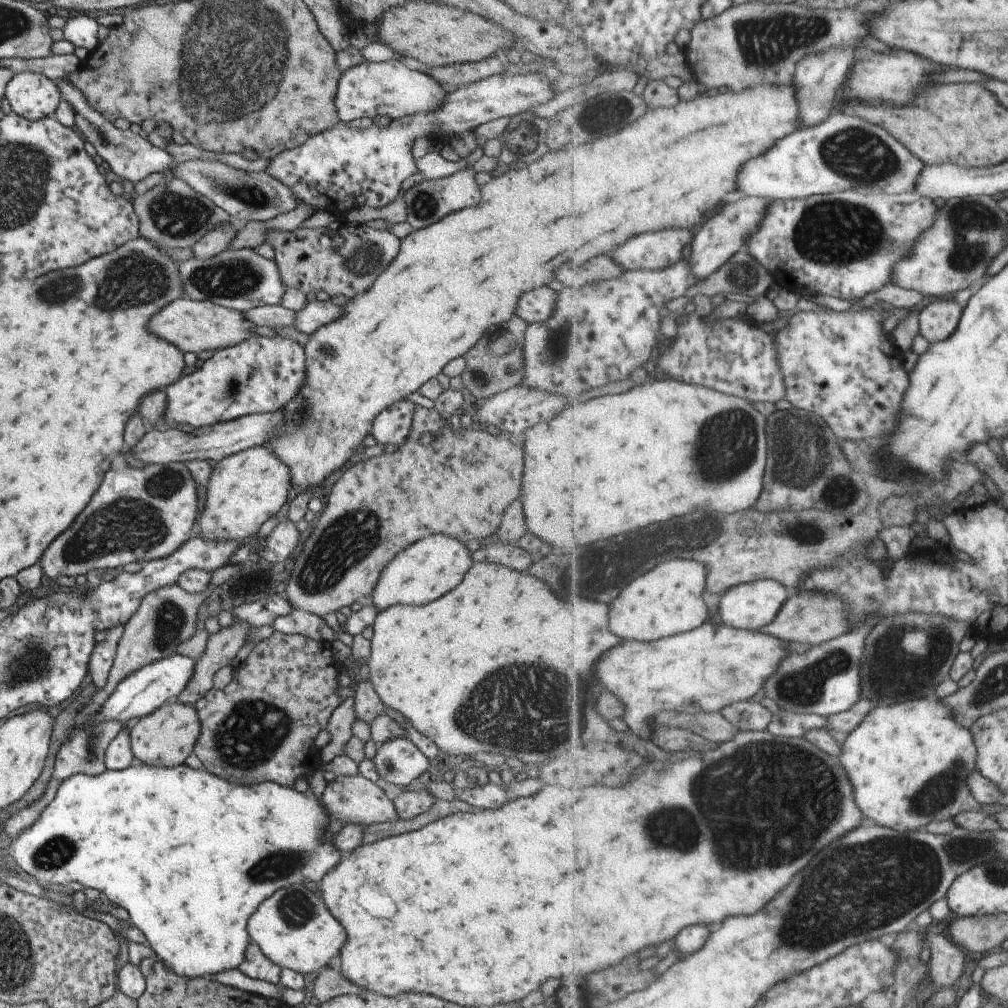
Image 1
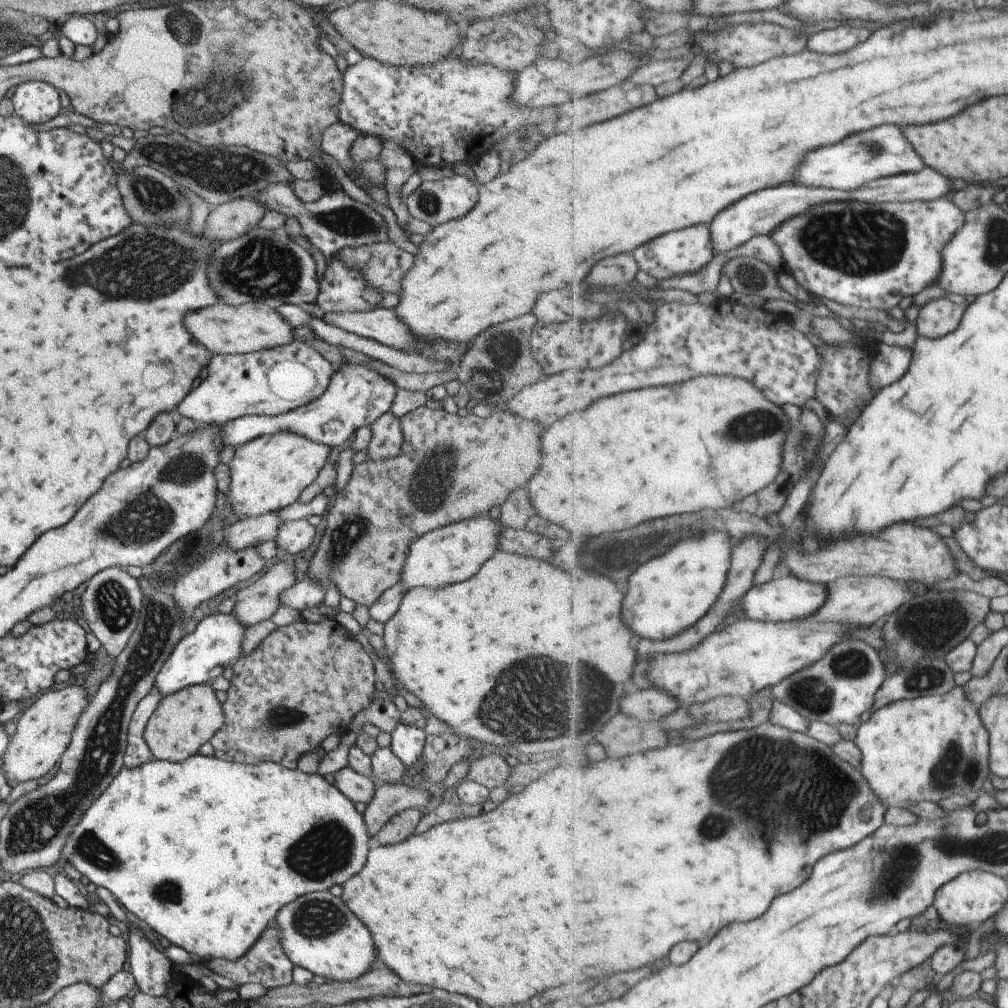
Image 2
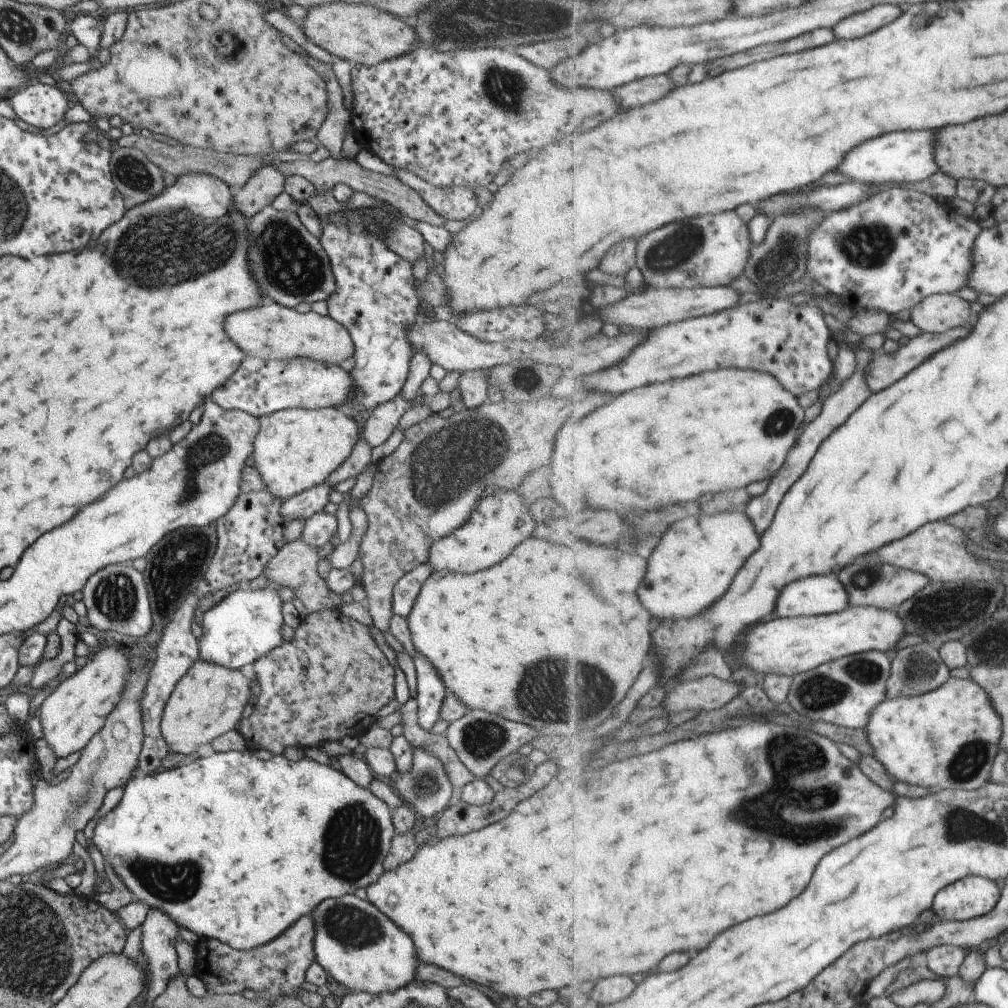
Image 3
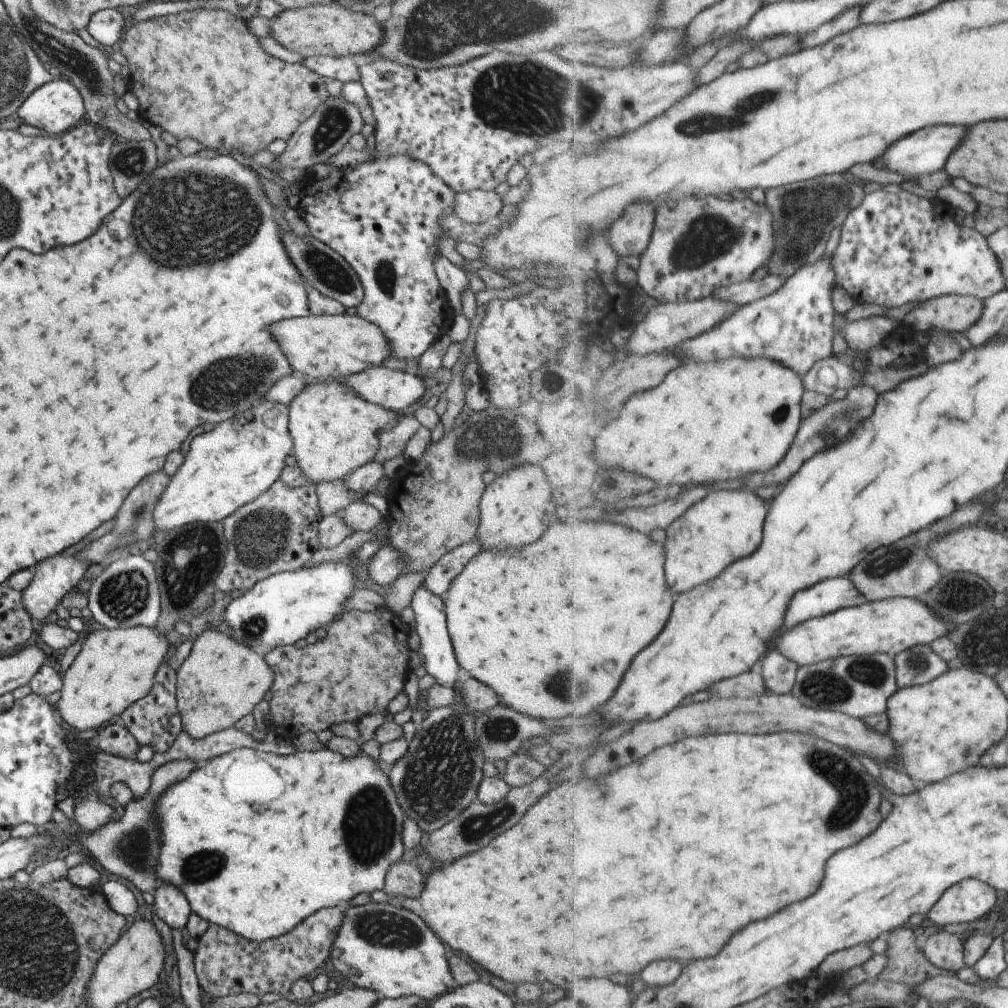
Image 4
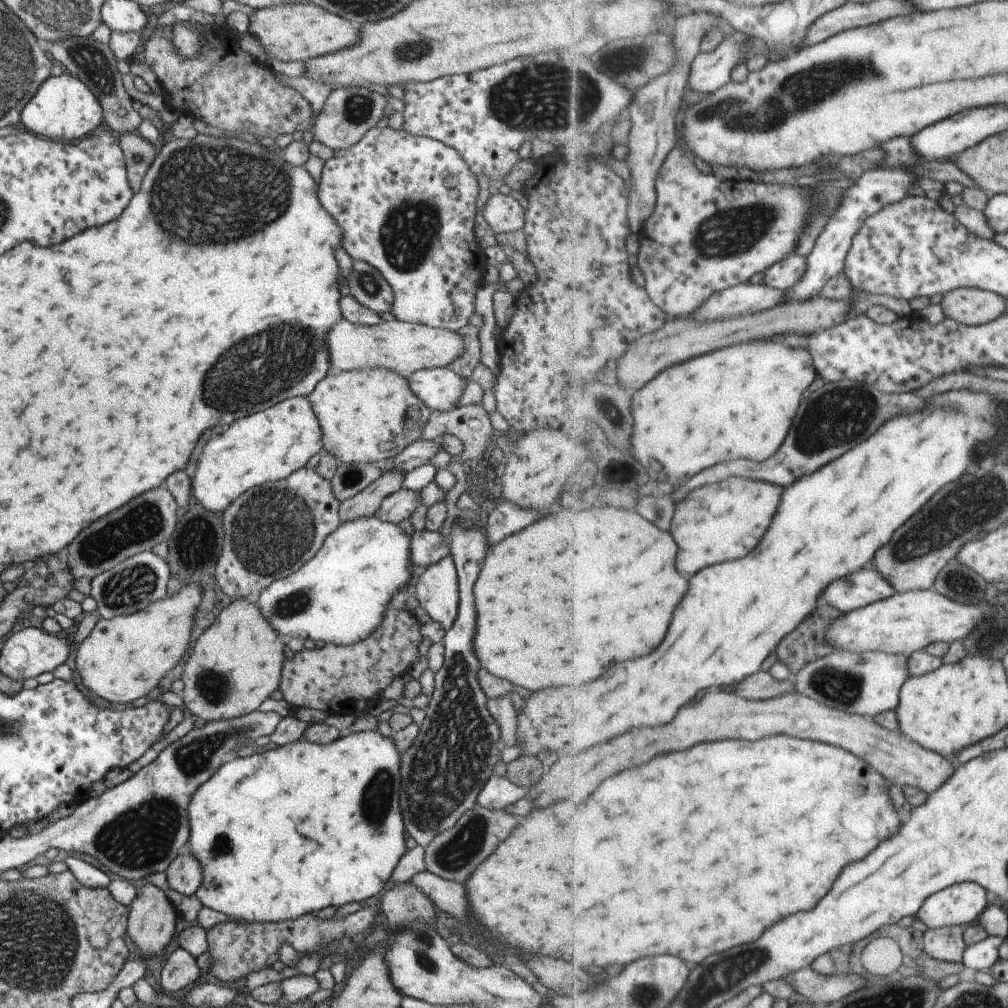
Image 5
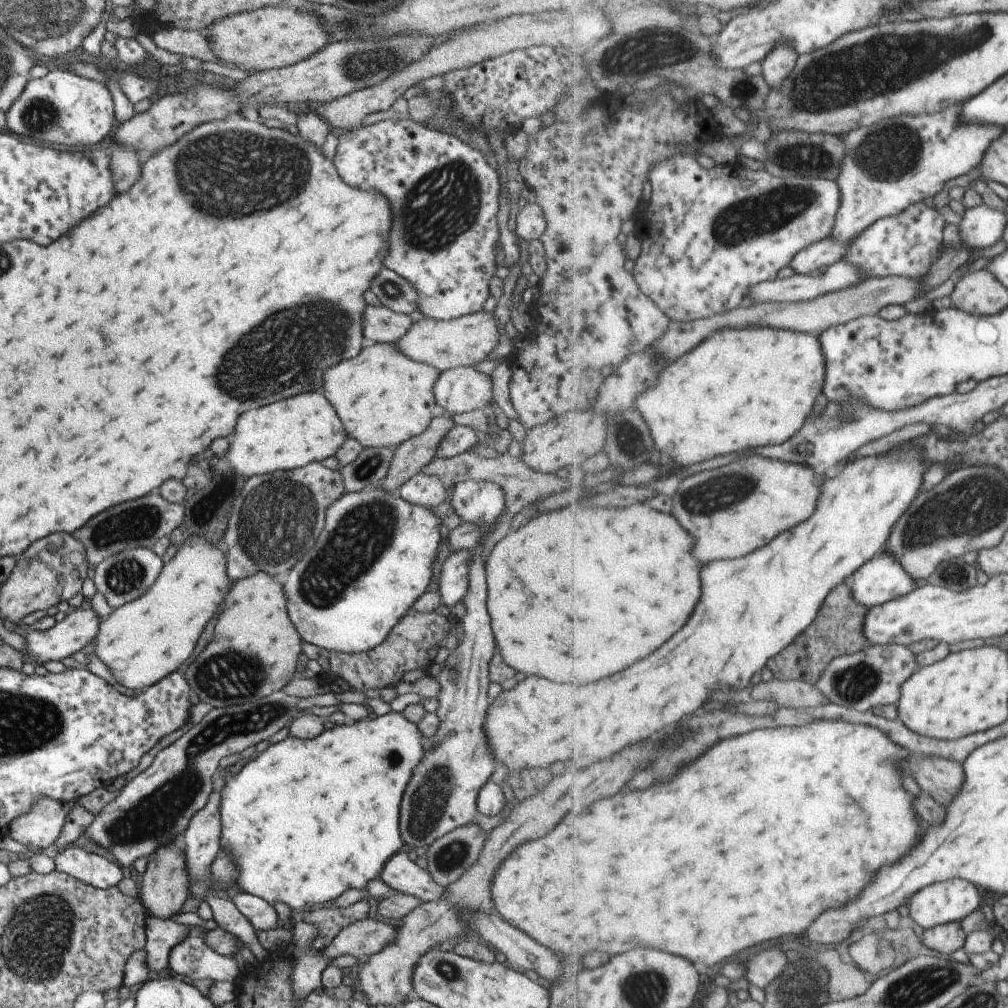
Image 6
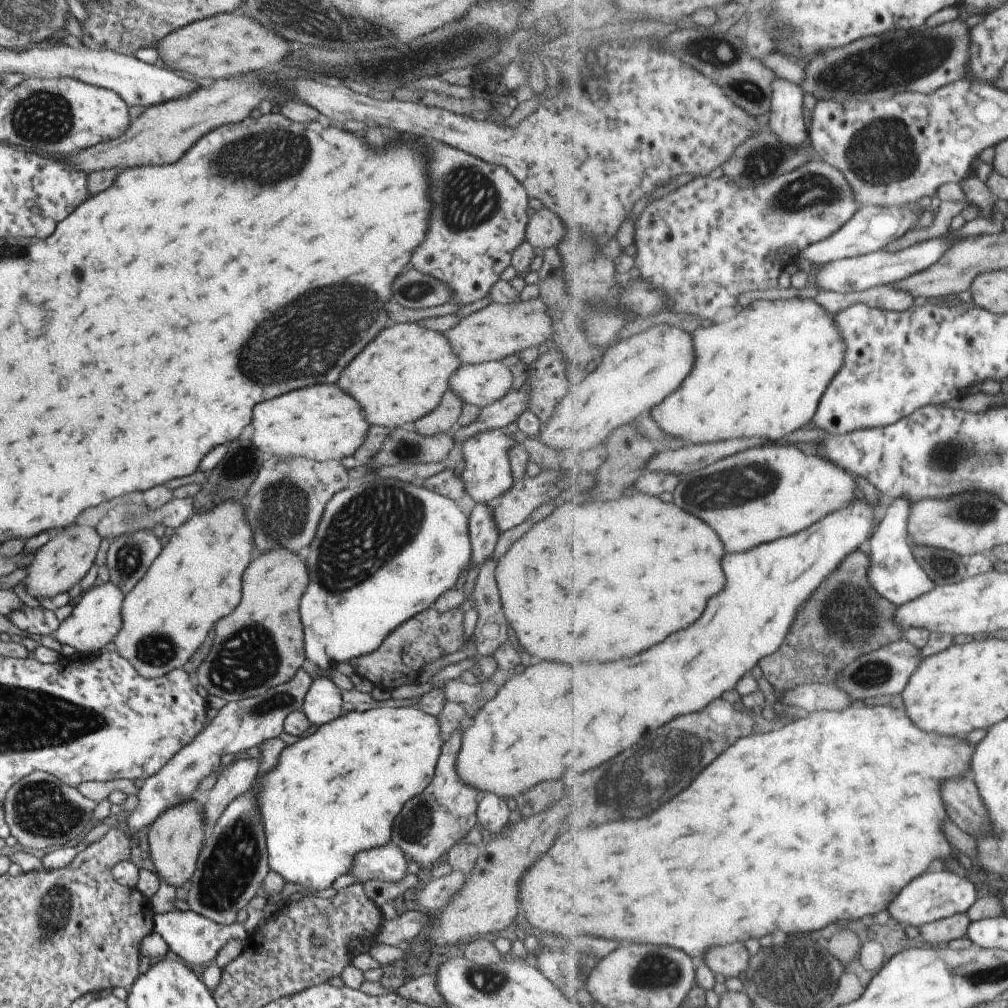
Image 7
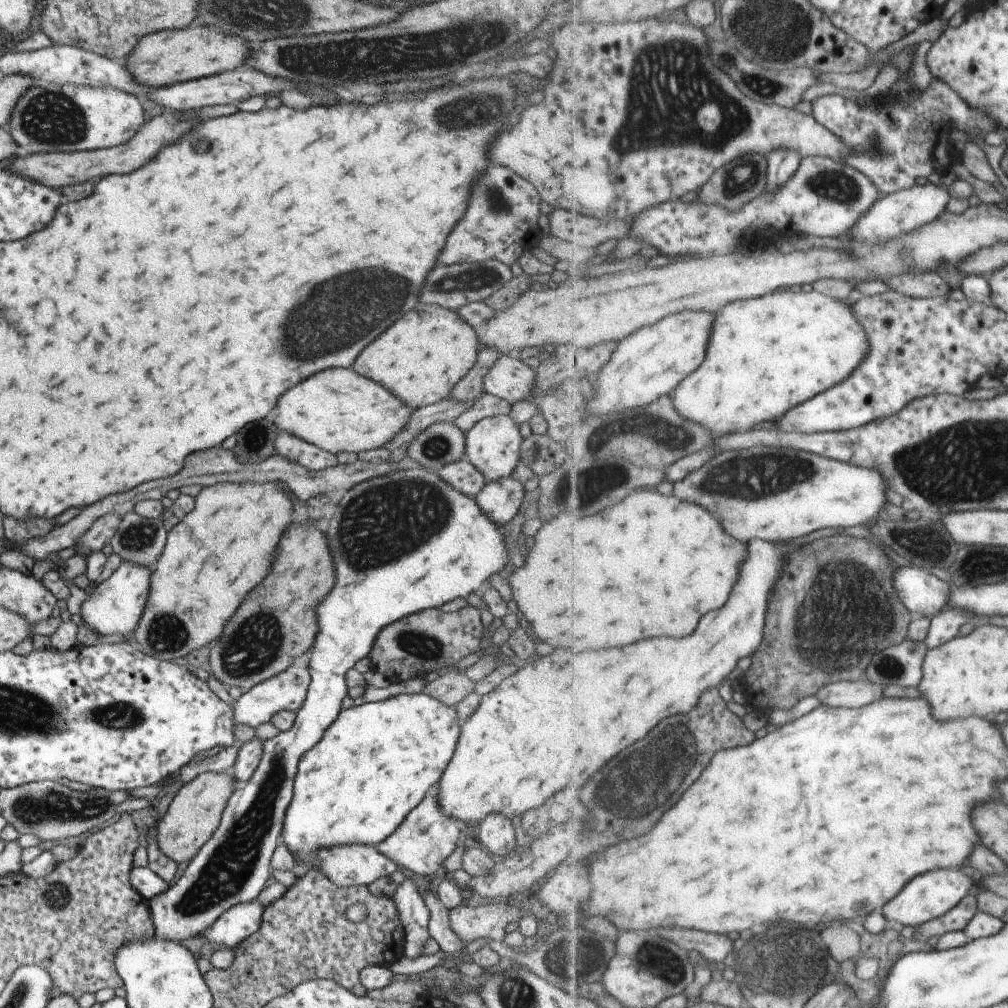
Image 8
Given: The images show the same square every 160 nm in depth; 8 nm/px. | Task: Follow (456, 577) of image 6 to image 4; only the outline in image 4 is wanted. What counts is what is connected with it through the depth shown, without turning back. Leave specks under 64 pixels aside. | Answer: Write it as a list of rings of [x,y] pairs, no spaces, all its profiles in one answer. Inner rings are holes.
[[[423,583],[415,588],[411,597],[411,610],[415,619],[414,630],[419,636],[418,654],[422,656],[426,674],[435,678],[434,684],[453,688],[459,684],[462,672],[456,663],[456,658],[452,649],[450,636],[446,629],[446,610],[443,595],[433,594]]]

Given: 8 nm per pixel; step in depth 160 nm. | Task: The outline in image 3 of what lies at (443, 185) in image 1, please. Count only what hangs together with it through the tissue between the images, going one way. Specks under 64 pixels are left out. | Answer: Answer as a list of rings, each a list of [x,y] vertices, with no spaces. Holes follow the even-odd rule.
[[[395,169],[393,177],[418,192],[422,201],[445,220],[463,220],[463,218],[471,216],[471,212],[477,208],[477,198],[469,187],[461,185],[452,187],[433,186],[403,169]]]

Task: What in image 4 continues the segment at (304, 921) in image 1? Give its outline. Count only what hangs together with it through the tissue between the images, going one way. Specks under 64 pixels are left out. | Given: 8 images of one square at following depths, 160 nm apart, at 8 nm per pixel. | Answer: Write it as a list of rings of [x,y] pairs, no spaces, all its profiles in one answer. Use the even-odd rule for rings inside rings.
[[[373,902],[358,907],[344,904],[341,908],[344,918],[329,957],[333,968],[353,986],[374,990],[380,998],[415,995],[425,1000],[459,986],[451,978],[443,946],[411,911],[395,904]]]

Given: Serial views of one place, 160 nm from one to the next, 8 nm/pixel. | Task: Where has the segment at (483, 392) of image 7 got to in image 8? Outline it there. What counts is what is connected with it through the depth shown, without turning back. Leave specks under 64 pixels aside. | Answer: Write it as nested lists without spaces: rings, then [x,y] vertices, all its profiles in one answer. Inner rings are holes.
[[[501,355],[486,372],[482,382],[483,392],[502,398],[508,403],[527,399],[536,386],[535,371],[525,360]]]

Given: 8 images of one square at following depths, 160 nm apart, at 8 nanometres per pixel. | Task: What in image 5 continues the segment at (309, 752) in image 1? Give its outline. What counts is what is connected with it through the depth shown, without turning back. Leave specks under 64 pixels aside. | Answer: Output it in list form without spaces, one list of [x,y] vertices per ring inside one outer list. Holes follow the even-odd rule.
[[[389,606],[384,612],[382,623],[367,639],[352,645],[325,643],[319,649],[302,649],[294,654],[292,660],[285,659],[277,689],[293,710],[299,707],[325,710],[341,700],[337,698],[337,694],[333,694],[333,688],[349,686],[349,678],[355,676],[355,688],[351,690],[351,706],[353,710],[366,710],[395,676],[409,672],[412,664],[419,658],[417,645],[422,638],[420,626],[409,611]]]

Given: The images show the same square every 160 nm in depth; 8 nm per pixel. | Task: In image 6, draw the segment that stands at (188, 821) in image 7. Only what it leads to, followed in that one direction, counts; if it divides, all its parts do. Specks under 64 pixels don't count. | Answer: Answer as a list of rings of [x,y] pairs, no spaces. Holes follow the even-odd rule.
[[[169,842],[165,846],[160,845],[147,859],[138,899],[144,911],[149,912],[149,914],[146,914],[147,917],[167,920],[180,912],[185,898],[187,898],[188,892],[192,888],[190,880],[187,880],[183,853],[175,846],[174,842]]]

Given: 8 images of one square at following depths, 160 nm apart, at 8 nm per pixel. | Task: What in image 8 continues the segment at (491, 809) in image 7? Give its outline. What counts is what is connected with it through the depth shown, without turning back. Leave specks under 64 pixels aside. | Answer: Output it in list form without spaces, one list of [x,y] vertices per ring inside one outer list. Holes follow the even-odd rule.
[[[489,813],[477,825],[478,844],[489,854],[511,855],[516,848],[514,836],[511,822],[501,814]]]

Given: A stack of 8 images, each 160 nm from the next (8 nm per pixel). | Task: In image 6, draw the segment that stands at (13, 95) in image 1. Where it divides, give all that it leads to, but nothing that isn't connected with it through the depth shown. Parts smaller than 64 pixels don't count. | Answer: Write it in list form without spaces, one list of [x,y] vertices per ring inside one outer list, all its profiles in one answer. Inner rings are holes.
[[[51,66],[42,78],[31,78],[13,100],[5,112],[5,131],[39,144],[87,149],[107,141],[113,121],[113,100],[105,85]]]

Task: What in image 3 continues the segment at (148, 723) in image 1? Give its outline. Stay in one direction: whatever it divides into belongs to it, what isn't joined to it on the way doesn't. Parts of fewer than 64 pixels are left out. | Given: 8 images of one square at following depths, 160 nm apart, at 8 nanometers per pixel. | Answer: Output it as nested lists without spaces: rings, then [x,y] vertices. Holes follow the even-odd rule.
[[[197,657],[175,683],[160,718],[160,733],[171,753],[185,756],[217,736],[237,728],[243,706],[250,700],[249,679],[239,669],[230,669]]]

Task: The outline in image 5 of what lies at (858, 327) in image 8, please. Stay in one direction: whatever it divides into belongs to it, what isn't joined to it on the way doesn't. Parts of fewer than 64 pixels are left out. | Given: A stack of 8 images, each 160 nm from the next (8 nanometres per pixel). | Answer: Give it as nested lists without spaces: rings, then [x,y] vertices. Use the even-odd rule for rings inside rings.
[[[767,340],[739,343],[673,365],[663,371],[660,375],[657,375],[651,382],[648,382],[641,390],[633,392],[633,458],[643,464],[648,472],[653,471],[656,466],[671,466],[671,470],[675,468],[675,472],[677,472],[677,470],[679,470],[679,454],[681,454],[681,472],[683,480],[694,477],[709,467],[729,461],[747,458],[759,462],[767,460],[780,450],[785,439],[788,438],[788,434],[791,432],[797,413],[800,410],[800,404],[803,402],[803,394],[805,394],[805,390],[813,384],[813,380],[817,378],[817,374],[819,374],[819,372],[816,369],[814,358],[807,347],[794,347],[793,345],[782,343],[781,341]]]

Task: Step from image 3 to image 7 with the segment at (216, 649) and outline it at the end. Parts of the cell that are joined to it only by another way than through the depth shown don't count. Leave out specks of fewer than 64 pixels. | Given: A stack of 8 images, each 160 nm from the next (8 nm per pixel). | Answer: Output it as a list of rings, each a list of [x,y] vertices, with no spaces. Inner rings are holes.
[[[375,477],[369,480],[363,480],[362,484],[345,487],[339,492],[336,492],[326,503],[318,522],[315,536],[312,541],[307,545],[307,556],[305,558],[305,566],[308,570],[308,583],[306,584],[305,592],[302,592],[300,603],[298,606],[298,613],[300,616],[300,623],[302,626],[302,633],[304,636],[304,653],[305,658],[315,666],[315,672],[321,672],[312,680],[310,687],[307,689],[303,697],[303,702],[300,711],[307,717],[310,724],[317,726],[331,722],[341,714],[341,691],[340,688],[328,677],[325,677],[327,672],[333,672],[331,669],[332,664],[339,664],[339,662],[348,662],[352,658],[360,657],[361,655],[373,652],[380,644],[383,638],[387,636],[396,626],[402,622],[409,620],[417,613],[424,611],[432,606],[435,598],[443,594],[445,590],[453,588],[457,576],[463,570],[468,570],[470,566],[471,547],[468,535],[468,518],[465,517],[465,505],[456,502],[440,495],[434,490],[429,490],[423,485],[415,482],[400,481],[388,477]]]

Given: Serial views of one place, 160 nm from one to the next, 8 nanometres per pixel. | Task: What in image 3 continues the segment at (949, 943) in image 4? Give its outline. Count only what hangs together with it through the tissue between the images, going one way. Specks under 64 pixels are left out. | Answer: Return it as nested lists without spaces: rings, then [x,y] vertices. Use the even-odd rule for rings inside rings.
[[[955,945],[934,946],[926,952],[927,967],[939,976],[955,976],[959,974],[969,951]]]

